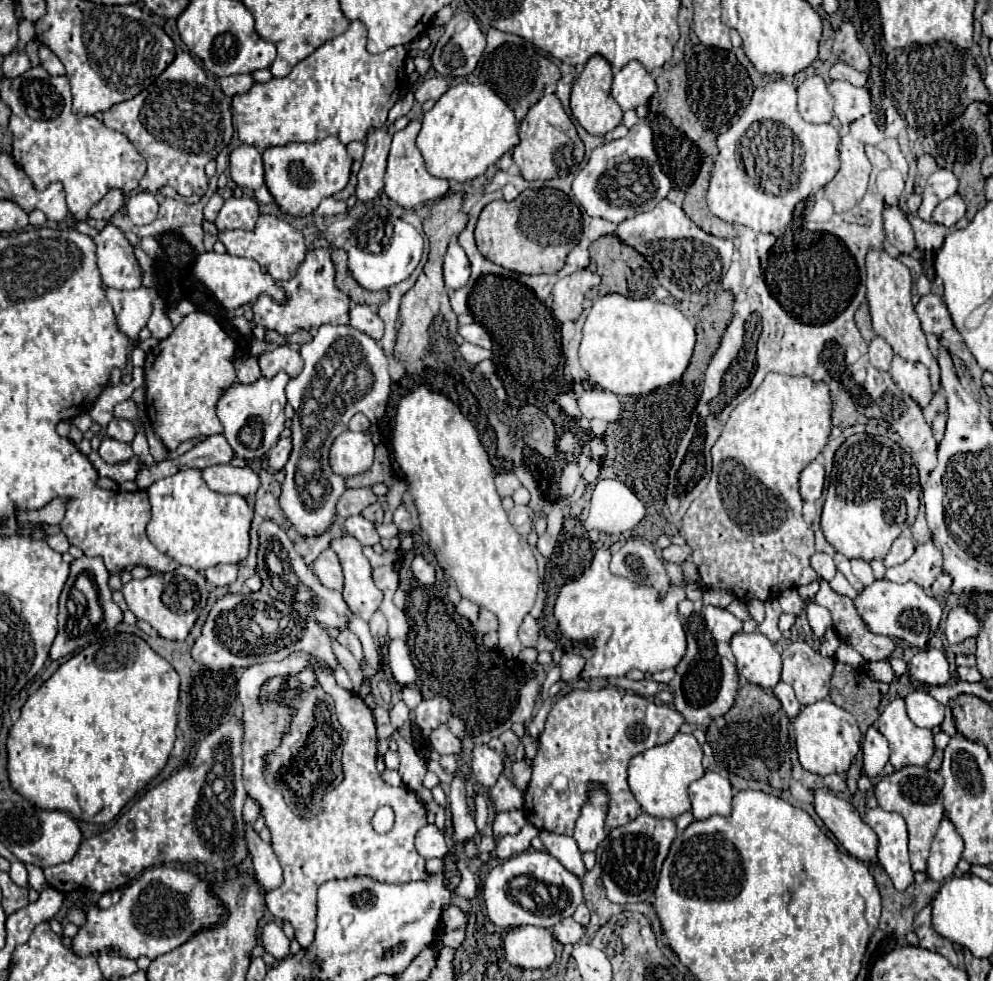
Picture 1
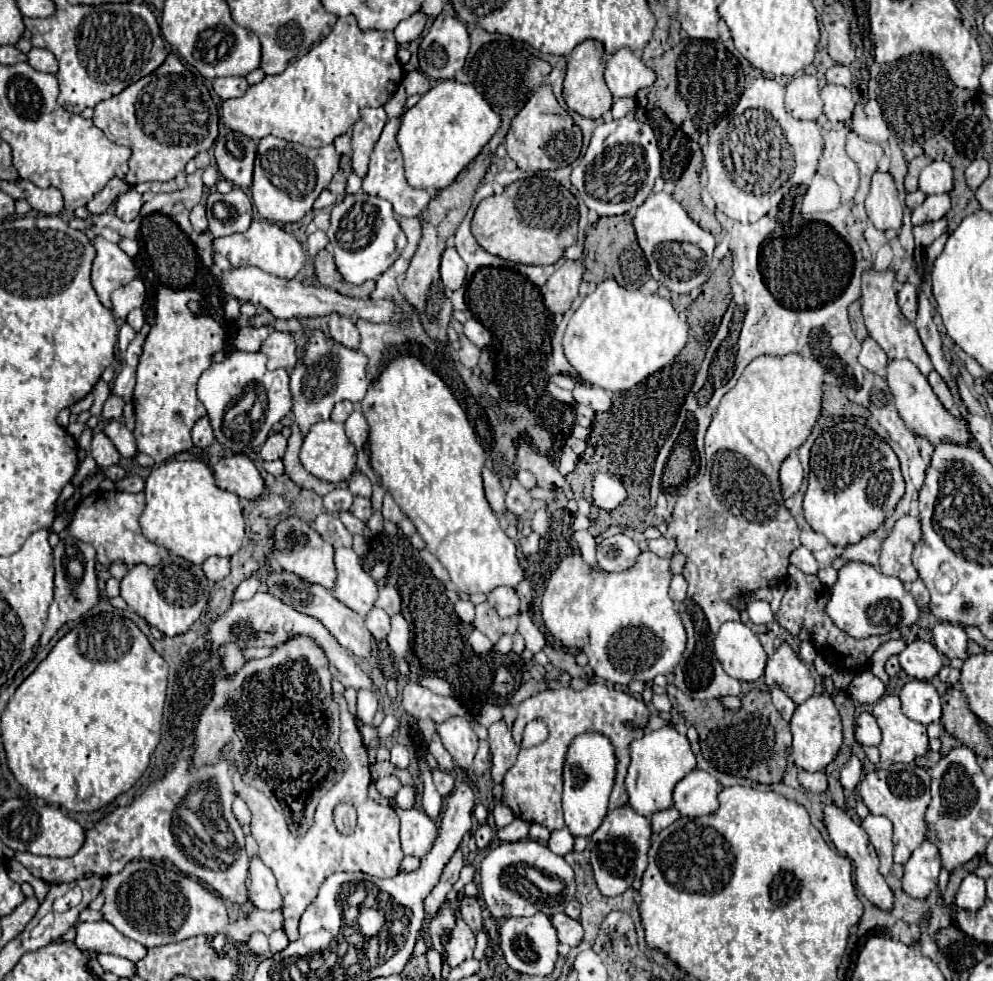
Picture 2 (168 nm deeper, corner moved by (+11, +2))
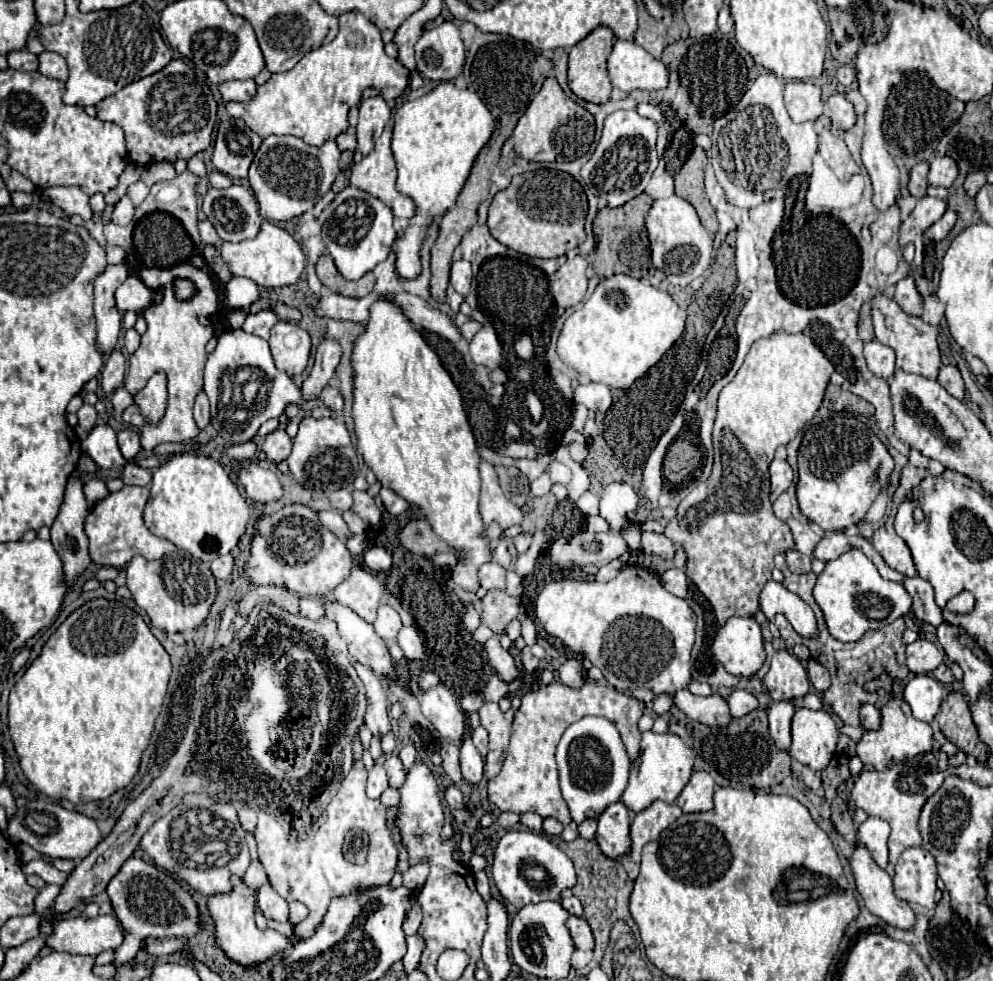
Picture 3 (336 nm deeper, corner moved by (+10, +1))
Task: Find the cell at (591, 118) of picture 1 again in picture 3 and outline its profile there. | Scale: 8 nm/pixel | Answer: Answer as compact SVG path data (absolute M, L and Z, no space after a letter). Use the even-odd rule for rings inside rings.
M597 28L579 44L569 48L569 88L571 92L591 104L605 104L611 98L611 80L607 76L607 56L611 54L615 44L615 36L609 28Z

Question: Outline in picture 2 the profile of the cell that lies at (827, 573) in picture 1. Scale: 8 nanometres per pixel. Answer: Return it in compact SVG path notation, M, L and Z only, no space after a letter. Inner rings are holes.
M798 547L798 549L794 549L792 551L792 555L790 555L790 563L792 565L796 565L800 571L804 571L804 573L818 573L818 563L816 563L816 559L814 559L814 555L806 549L806 547Z

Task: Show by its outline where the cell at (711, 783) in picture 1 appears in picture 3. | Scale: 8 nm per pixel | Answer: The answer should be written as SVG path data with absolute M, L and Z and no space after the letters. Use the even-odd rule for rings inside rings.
M693 772L691 780L677 798L683 812L709 812L713 810L715 780L707 772Z

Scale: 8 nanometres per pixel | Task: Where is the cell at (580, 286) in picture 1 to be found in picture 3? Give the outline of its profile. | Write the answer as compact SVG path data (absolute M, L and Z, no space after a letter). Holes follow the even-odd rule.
M581 256L567 258L567 262L549 278L549 288L557 306L577 306L587 292L587 260Z

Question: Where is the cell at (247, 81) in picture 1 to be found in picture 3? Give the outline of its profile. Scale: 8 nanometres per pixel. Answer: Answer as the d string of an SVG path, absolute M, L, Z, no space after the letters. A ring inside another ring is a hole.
M229 80L219 84L219 92L225 102L249 102L249 98L253 98L253 94L257 92L257 84L253 80Z

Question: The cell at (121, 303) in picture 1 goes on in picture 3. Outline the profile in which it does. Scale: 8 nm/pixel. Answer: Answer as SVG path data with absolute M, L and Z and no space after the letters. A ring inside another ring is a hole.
M129 276L115 292L115 300L117 300L117 308L121 314L125 314L127 310L133 312L143 312L145 306L149 306L149 302L157 302L159 294L153 294L153 290L149 290L139 278Z

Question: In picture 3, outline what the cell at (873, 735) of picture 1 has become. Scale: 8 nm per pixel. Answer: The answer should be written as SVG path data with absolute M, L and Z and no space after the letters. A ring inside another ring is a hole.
M873 704L861 706L861 726L865 730L879 730L881 728L881 716L879 710Z

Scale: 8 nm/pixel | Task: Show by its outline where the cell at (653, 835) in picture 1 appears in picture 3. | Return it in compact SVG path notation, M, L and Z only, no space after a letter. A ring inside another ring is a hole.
M623 802L611 804L597 818L595 840L609 860L619 860L631 850L631 814Z

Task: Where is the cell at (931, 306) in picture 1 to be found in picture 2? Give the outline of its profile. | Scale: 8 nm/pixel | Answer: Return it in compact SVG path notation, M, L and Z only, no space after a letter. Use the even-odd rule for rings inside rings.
M904 283L902 289L898 291L898 305L900 305L900 311L910 321L914 321L916 319L916 309L918 309L918 289L910 283Z

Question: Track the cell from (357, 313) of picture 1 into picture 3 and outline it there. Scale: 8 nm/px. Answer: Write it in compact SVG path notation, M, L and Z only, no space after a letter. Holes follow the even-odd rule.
M325 338L319 346L317 346L317 354L315 354L315 366L311 370L311 376L303 382L301 390L305 394L305 398L313 398L317 396L327 382L331 380L331 376L335 374L339 360L343 356L343 348L337 340L333 338Z

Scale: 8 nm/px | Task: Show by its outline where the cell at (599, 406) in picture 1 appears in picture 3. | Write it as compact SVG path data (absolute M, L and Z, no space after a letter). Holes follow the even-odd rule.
M579 384L573 390L573 400L577 404L587 406L593 412L605 412L611 406L611 390L605 384Z

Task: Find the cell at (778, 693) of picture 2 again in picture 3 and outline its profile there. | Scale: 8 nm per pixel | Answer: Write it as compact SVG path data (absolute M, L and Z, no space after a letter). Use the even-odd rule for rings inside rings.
M781 700L769 706L769 732L781 750L789 750L791 746L791 718L795 708L791 702Z

